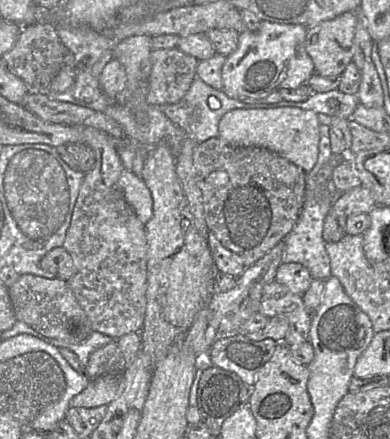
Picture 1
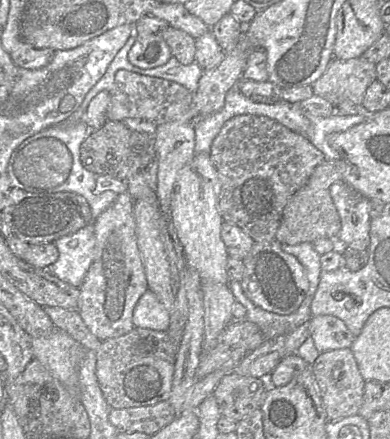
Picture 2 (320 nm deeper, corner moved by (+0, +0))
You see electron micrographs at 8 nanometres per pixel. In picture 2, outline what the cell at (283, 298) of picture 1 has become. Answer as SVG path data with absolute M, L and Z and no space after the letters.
M277 240L253 243L243 263L241 287L256 306L279 315L290 315L301 306L309 290L309 280L302 264L286 253Z

